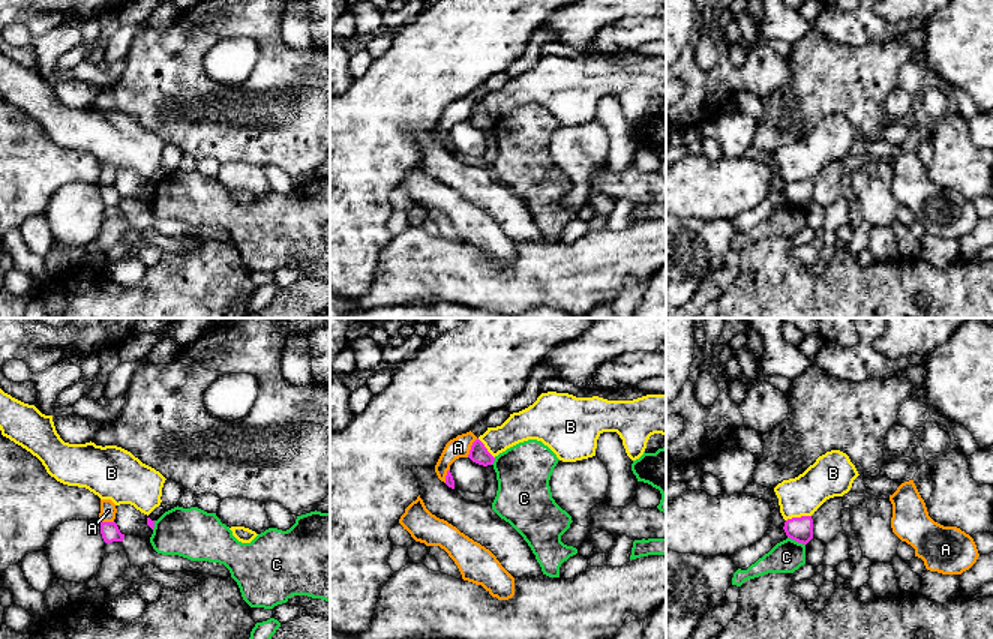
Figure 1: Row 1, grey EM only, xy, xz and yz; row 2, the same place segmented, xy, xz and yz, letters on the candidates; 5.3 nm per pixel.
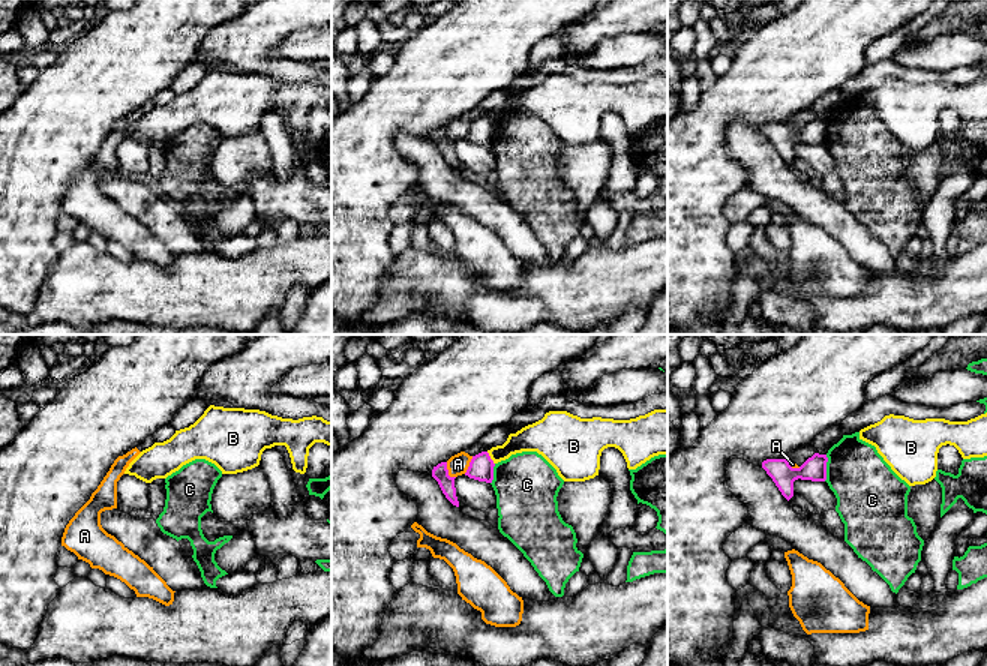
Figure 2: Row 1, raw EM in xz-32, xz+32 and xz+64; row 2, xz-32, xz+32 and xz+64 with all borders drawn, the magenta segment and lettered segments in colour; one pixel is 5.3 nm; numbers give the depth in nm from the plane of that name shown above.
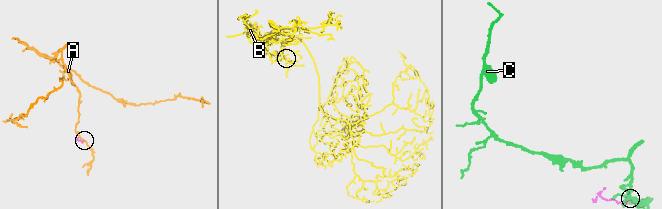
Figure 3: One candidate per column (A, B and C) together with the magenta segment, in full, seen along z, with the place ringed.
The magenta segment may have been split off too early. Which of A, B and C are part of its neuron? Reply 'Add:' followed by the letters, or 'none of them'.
Add: none of them

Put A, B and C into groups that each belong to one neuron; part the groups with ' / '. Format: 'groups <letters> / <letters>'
groups A / B / C

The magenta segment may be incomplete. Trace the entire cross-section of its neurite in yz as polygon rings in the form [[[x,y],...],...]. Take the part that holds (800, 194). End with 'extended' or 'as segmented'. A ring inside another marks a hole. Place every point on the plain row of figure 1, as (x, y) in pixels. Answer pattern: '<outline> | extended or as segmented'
[[[812,180],[788,183],[783,194],[789,202],[807,208],[813,202],[813,183]]] | as segmented

